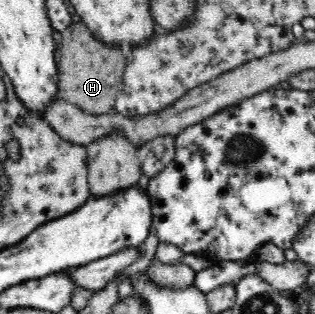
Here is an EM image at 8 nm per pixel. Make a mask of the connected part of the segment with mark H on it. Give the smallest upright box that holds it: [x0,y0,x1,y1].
[57,21,126,115]

